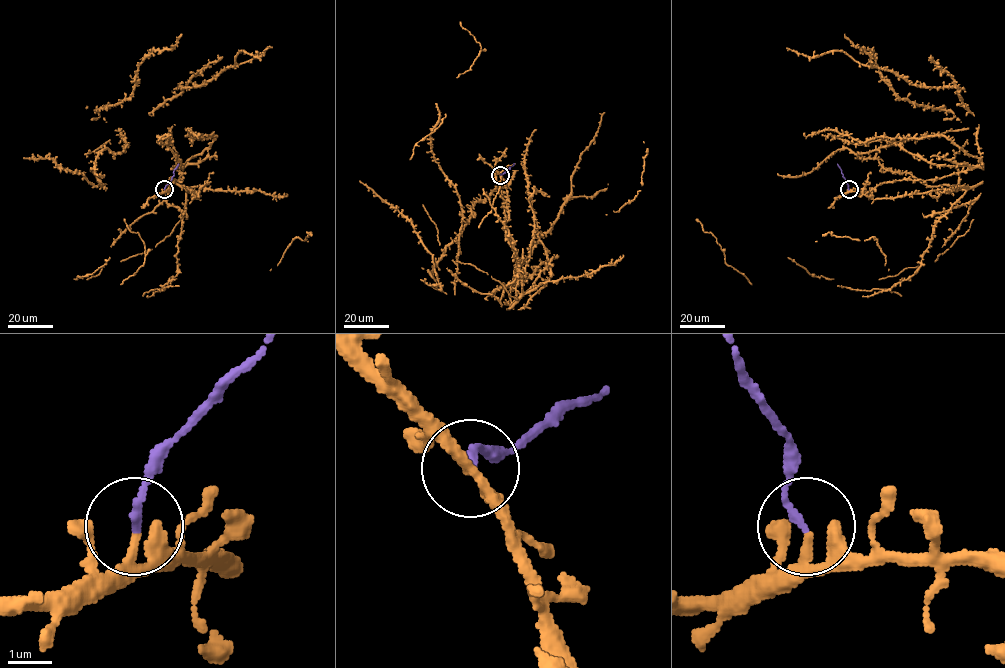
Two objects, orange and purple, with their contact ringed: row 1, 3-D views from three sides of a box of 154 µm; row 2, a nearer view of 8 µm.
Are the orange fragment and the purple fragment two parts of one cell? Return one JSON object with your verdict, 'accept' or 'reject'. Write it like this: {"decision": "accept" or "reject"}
{"decision": "reject"}

